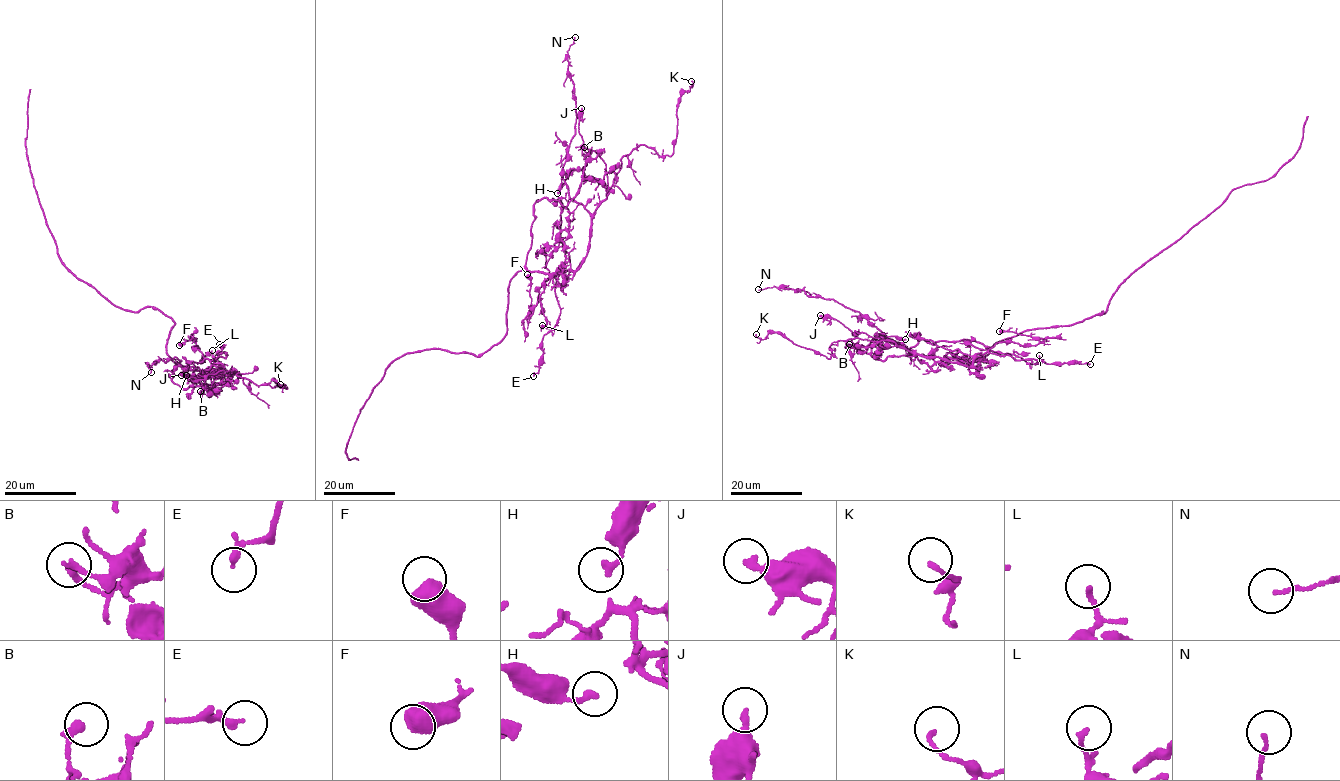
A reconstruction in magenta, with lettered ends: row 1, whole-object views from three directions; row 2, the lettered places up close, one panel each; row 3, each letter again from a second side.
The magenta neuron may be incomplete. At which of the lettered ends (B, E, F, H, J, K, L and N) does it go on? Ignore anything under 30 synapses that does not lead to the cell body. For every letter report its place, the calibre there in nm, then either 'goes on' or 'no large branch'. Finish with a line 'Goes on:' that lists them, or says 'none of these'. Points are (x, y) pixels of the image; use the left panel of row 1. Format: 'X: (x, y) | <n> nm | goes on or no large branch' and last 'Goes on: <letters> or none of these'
B: (200, 391) | 280 nm | no large branch
E: (219, 344) | 240 nm | no large branch
F: (179, 345) | 650 nm | no large branch
H: (186, 375) | 200 nm | no large branch
J: (181, 375) | 240 nm | no large branch
K: (280, 384) | 130 nm | no large branch
L: (212, 350) | 140 nm | no large branch
N: (151, 372) | 120 nm | no large branch
Goes on: none of these

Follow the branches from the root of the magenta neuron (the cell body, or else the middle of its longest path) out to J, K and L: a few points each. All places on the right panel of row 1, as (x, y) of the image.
J: (1044, 328), (1001, 340), (967, 366), (913, 354), (865, 333), (853, 334), (820, 315)
K: (1044, 328), (1001, 340), (967, 366), (855, 337), (834, 342), (828, 359), (775, 332), (763, 339), (756, 334)
L: (1044, 328), (1027, 329), (1001, 340), (981, 357), (989, 349), (1031, 363), (1040, 359), (1039, 355)

